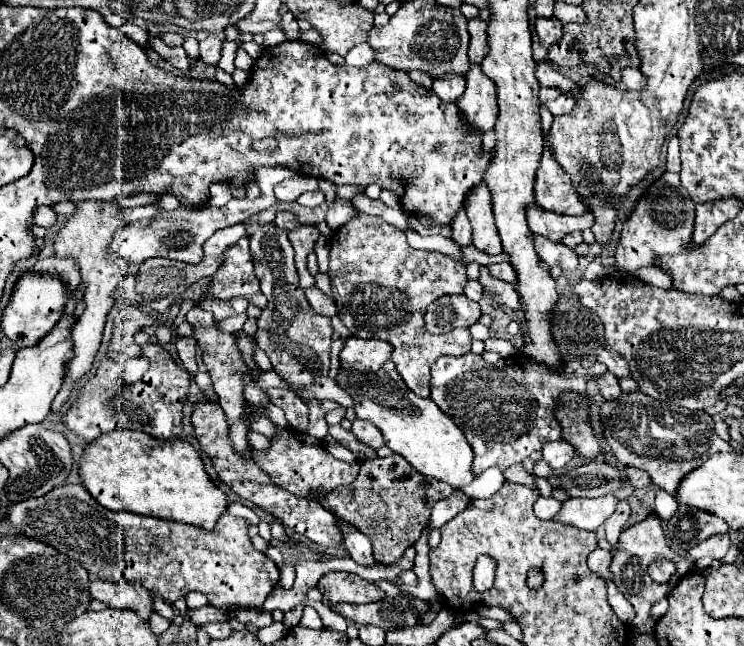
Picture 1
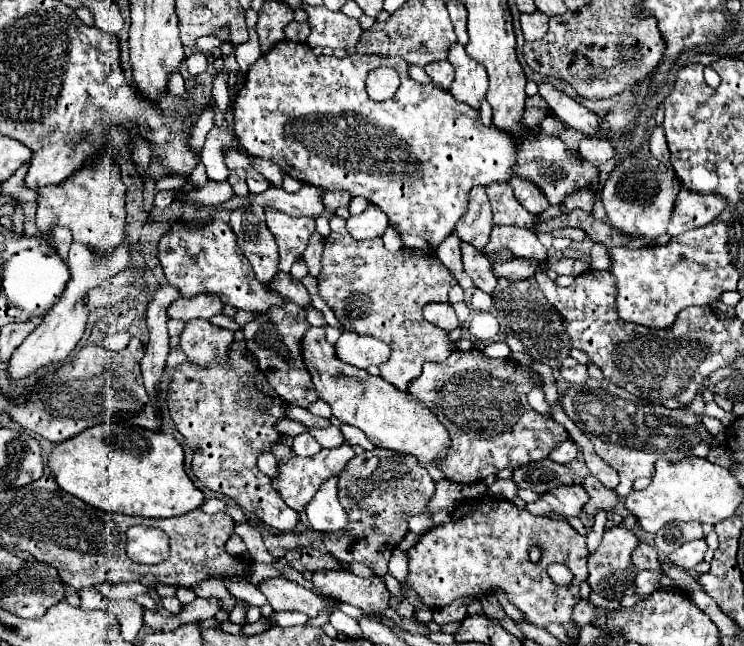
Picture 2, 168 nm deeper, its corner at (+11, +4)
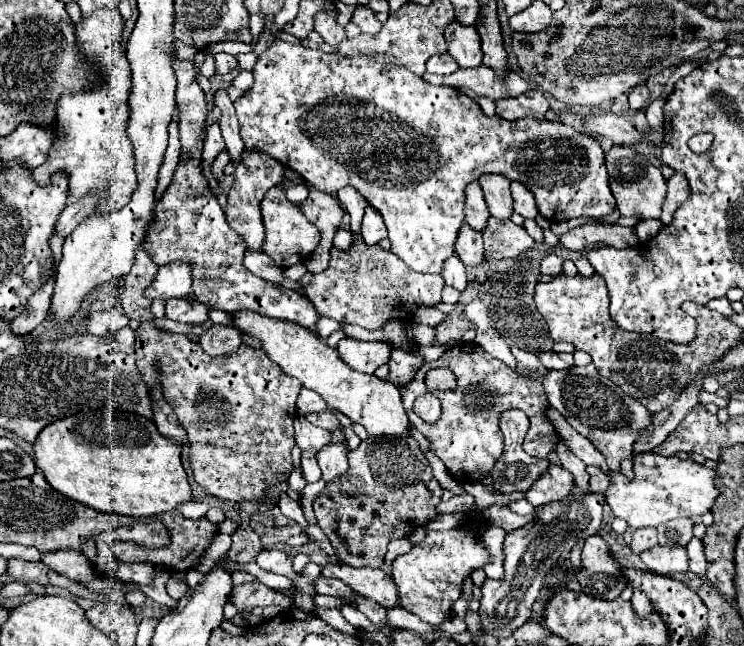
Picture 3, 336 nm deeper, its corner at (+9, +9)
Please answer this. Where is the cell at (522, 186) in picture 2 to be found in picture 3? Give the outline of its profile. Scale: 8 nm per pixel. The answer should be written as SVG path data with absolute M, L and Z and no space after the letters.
M512 182L510 190L512 190L512 198L514 198L514 212L518 212L524 218L536 218L538 208L536 208L536 200L534 200L532 192L520 182Z

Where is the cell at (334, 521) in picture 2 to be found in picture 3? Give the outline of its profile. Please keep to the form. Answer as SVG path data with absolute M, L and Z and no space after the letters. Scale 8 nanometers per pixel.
M346 442L324 446L316 452L316 460L322 468L322 478L326 482L332 482L334 478L342 476L348 470L348 446Z

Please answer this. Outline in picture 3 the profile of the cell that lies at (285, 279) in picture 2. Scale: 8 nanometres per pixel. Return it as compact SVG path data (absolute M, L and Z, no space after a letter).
M246 250L246 254L244 254L244 266L252 274L256 274L256 276L268 280L268 282L282 284L282 280L284 280L284 270L278 268L270 260L270 256L266 256L264 252L250 252L250 250Z

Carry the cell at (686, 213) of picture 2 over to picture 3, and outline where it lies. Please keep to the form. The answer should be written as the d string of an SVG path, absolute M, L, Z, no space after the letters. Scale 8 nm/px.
M674 172L666 180L666 184L668 184L668 194L666 194L664 204L662 204L662 216L660 216L662 224L670 224L678 206L690 196L690 188L688 188L688 182L682 176L682 172Z

